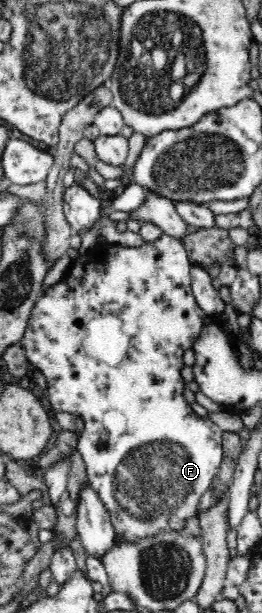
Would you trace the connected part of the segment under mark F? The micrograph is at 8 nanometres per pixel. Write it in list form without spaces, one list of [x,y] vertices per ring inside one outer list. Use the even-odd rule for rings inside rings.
[[[163,232],[159,239],[145,242],[137,247],[101,242],[85,255],[79,255],[73,259],[71,268],[63,278],[35,302],[27,331],[20,342],[29,363],[36,366],[46,377],[48,397],[54,411],[70,413],[83,419],[84,428],[78,437],[75,450],[85,462],[88,483],[98,492],[99,498],[105,502],[116,534],[119,534],[123,540],[133,540],[134,542],[139,538],[144,538],[147,534],[185,527],[185,519],[197,516],[195,514],[197,501],[203,493],[212,487],[212,479],[217,475],[219,465],[221,465],[221,457],[223,457],[222,429],[217,427],[208,417],[195,414],[191,410],[191,405],[181,395],[183,387],[186,386],[181,378],[181,368],[185,366],[182,360],[183,354],[191,349],[191,345],[199,337],[203,322],[211,319],[211,316],[196,304],[191,292],[191,273],[190,259],[181,241],[167,233]]]

